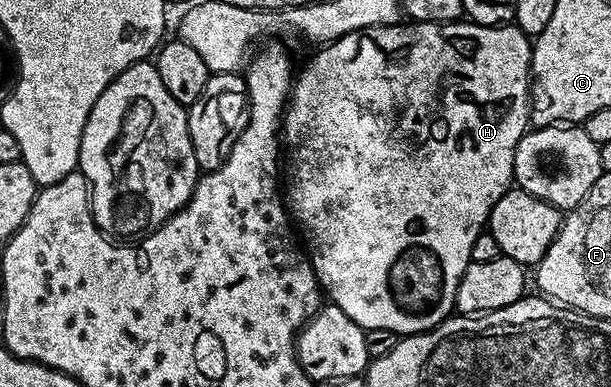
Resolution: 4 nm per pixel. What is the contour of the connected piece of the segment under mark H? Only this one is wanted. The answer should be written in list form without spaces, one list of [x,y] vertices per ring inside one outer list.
[[[409,21],[406,24],[406,27],[401,27],[402,25],[382,25],[359,29],[334,39],[331,43],[324,44],[318,50],[321,52],[318,55],[311,56],[309,64],[302,71],[300,68],[296,72],[289,102],[283,116],[283,143],[287,151],[289,147],[290,159],[289,204],[287,204],[287,207],[291,212],[292,222],[299,228],[304,250],[308,254],[309,262],[313,264],[313,272],[317,274],[317,282],[321,284],[322,292],[327,296],[328,302],[332,306],[343,309],[343,313],[347,313],[347,317],[351,317],[351,321],[355,321],[355,325],[359,325],[365,332],[371,329],[391,329],[399,337],[418,335],[421,331],[430,331],[432,327],[437,327],[444,319],[448,319],[454,314],[459,281],[471,262],[471,245],[475,245],[475,237],[479,237],[482,231],[486,230],[489,214],[495,205],[495,201],[499,201],[499,197],[503,197],[503,193],[510,190],[511,184],[514,182],[513,151],[519,145],[521,138],[525,136],[525,132],[530,130],[531,127],[531,123],[529,123],[529,103],[531,107],[531,72],[533,70],[533,45],[530,36],[524,35],[515,25],[488,27],[487,25],[479,25],[468,21],[458,21],[456,23],[415,23]]]

